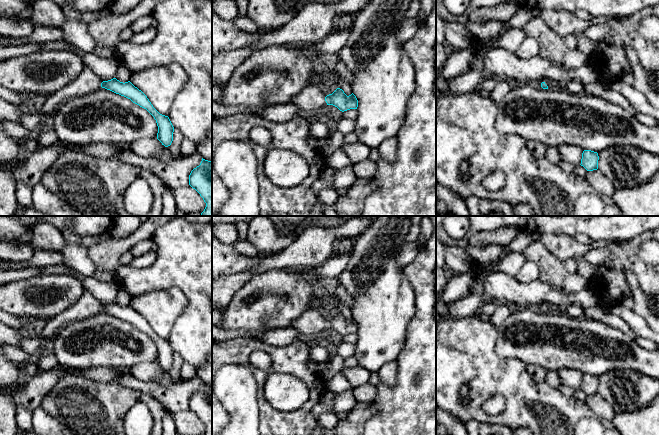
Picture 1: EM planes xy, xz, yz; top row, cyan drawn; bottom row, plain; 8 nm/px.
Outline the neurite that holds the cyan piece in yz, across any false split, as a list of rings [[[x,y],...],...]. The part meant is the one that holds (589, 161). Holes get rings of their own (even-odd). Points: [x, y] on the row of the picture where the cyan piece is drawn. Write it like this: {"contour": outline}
{"contour": [[[584,150],[582,153],[581,166],[587,171],[593,171],[598,169],[599,156],[597,152],[591,150]]]}

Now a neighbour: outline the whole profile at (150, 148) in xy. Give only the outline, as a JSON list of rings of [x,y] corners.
[[[142,138],[129,143],[126,147],[137,156],[158,160],[162,148],[165,146],[157,138]]]

